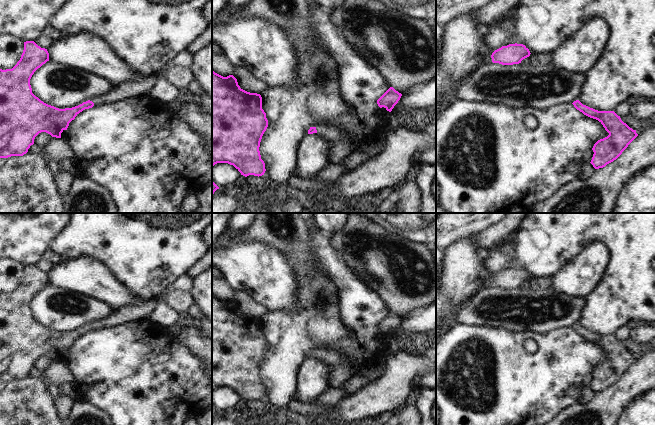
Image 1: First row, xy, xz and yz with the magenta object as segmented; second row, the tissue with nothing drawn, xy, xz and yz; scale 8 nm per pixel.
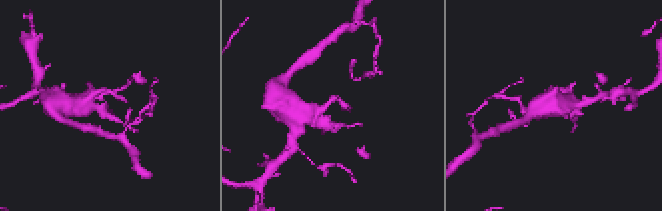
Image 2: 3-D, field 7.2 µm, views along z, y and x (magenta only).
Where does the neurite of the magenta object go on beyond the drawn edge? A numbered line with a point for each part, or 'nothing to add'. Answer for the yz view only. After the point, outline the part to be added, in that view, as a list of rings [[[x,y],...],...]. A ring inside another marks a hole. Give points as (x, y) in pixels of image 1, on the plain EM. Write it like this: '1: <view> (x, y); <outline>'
nothing to add

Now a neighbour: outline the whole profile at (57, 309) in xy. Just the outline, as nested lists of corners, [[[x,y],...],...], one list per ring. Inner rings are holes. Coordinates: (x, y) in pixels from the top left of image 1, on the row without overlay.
[[[47,285],[30,303],[32,317],[59,333],[72,332],[108,317],[113,309],[95,298]]]

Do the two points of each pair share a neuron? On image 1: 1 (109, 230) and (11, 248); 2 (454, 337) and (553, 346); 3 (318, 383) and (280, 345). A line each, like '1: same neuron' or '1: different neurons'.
1: different neurons
2: same neuron
3: different neurons

